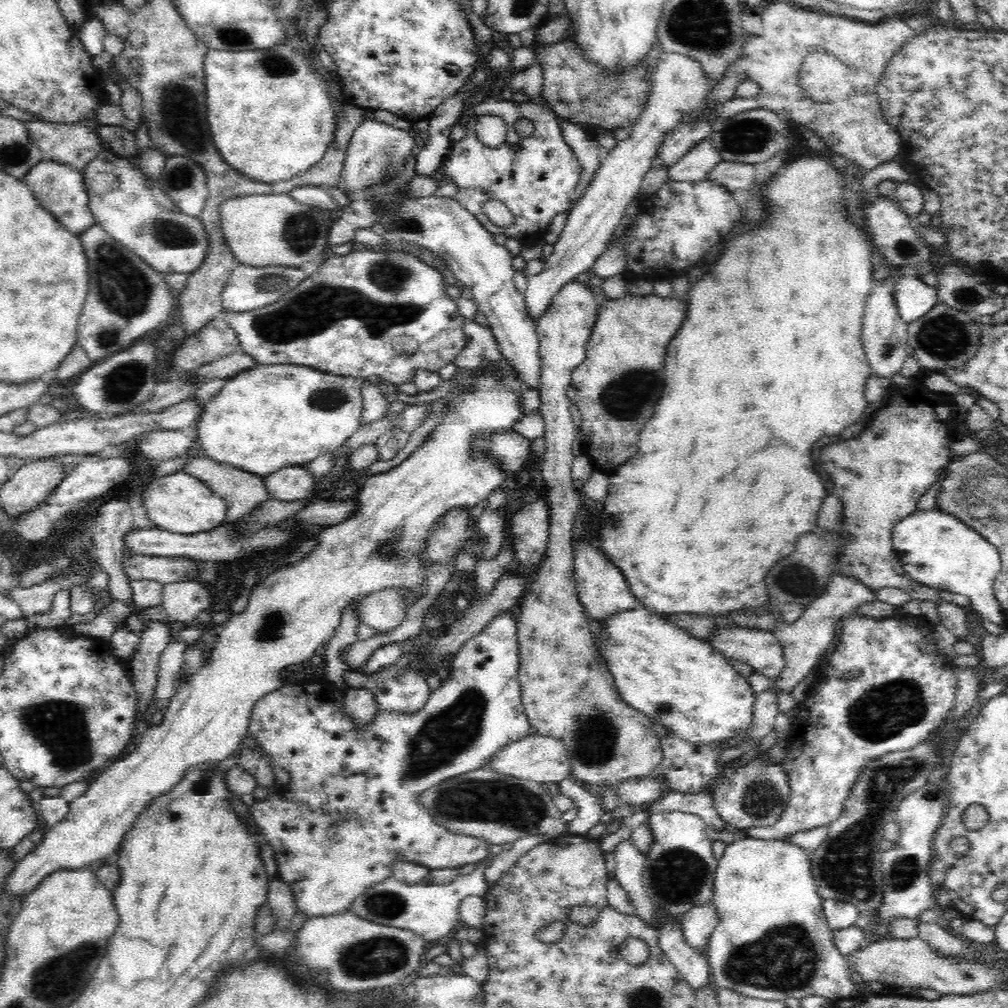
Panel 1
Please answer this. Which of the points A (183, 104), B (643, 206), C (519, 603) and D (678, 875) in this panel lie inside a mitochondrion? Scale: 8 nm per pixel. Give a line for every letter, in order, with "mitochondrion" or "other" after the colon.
A: mitochondrion
B: other
C: other
D: mitochondrion

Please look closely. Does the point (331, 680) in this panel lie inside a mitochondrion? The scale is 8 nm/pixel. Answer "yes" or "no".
no

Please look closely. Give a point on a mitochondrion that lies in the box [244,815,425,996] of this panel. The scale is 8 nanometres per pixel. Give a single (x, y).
(372, 960)

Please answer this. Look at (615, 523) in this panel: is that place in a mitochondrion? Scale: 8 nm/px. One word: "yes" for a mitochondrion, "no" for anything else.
yes

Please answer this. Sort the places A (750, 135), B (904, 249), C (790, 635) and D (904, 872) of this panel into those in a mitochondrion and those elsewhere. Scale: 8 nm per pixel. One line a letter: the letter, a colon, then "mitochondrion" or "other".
A: mitochondrion
B: mitochondrion
C: other
D: mitochondrion

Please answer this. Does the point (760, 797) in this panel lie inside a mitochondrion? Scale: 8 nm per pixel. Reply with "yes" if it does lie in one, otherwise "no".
yes

